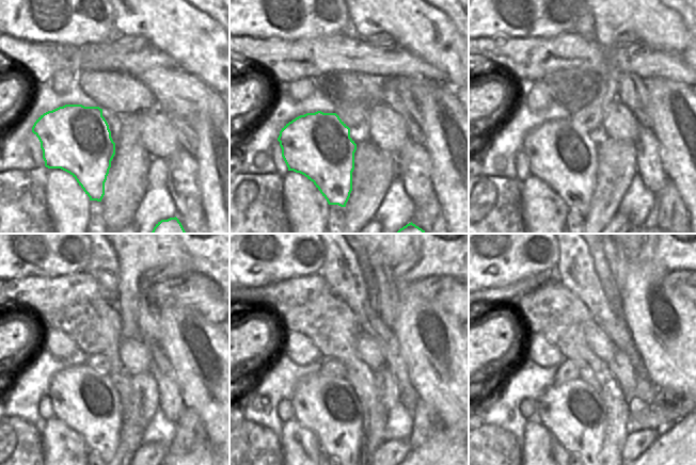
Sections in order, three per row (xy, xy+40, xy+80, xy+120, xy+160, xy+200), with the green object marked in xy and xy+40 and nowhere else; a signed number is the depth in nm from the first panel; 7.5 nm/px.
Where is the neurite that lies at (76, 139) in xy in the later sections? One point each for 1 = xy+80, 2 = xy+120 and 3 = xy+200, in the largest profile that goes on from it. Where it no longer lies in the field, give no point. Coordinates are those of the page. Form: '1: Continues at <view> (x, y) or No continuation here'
1: Continues at xy+80 (564, 158)
2: Continues at xy+120 (88, 402)
3: Continues at xy+200 (592, 427).

